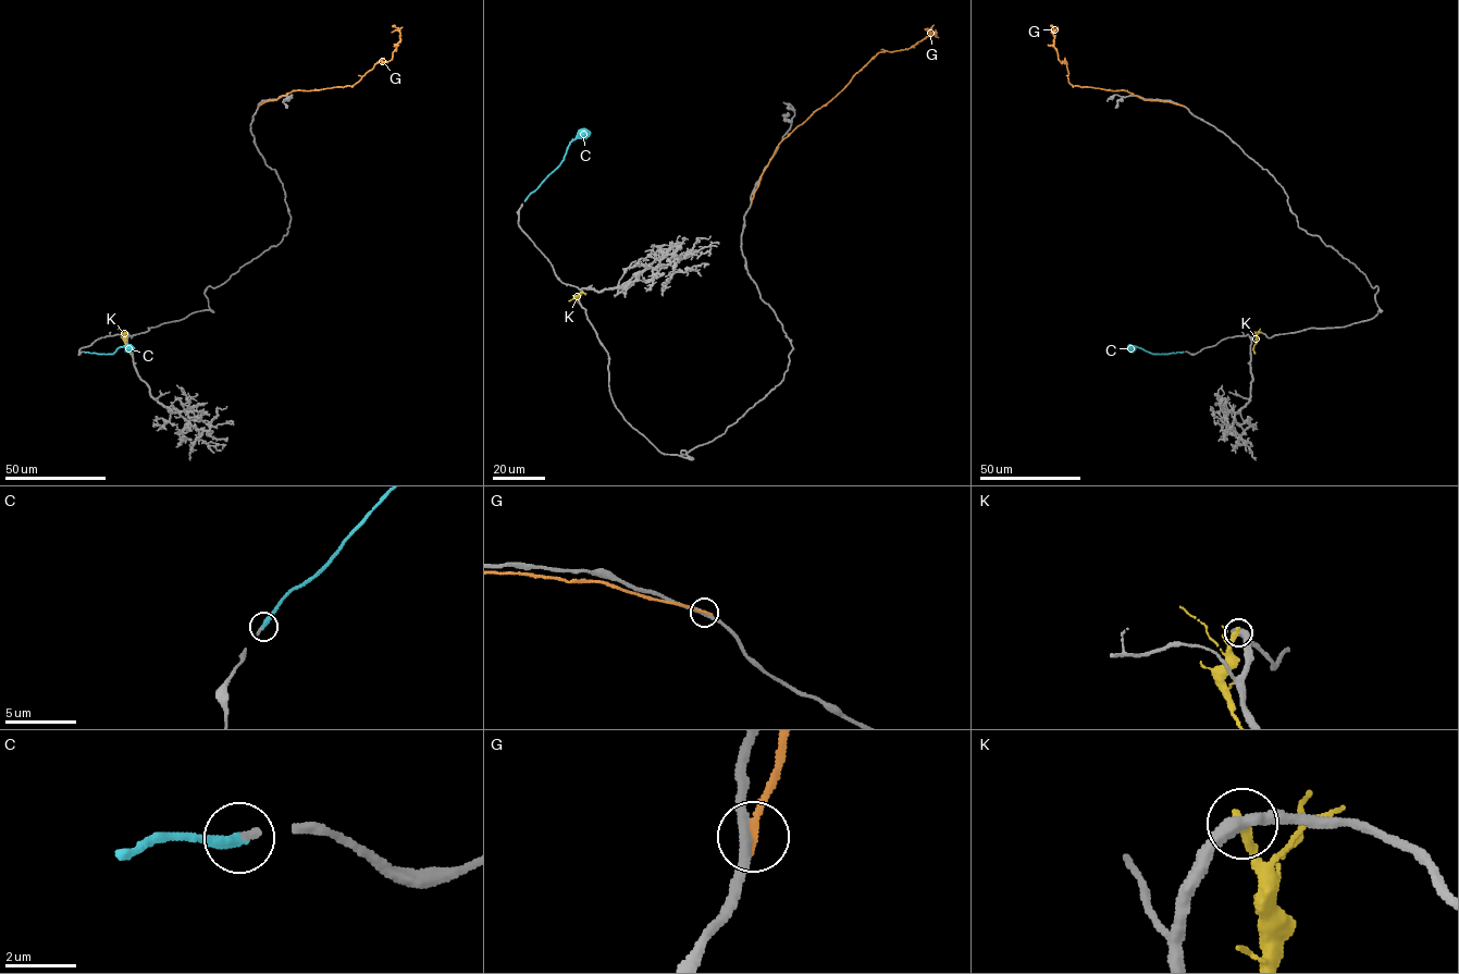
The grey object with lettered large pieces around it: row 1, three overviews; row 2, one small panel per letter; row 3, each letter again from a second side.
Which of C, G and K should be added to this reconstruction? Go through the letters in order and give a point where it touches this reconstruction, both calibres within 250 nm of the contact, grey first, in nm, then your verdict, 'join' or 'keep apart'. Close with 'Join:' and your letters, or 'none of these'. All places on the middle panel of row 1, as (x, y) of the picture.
C: meets grey at (526, 199); 200 nm thick on the grey side, 320 nm on the other; join
G: meets grey at (751, 201); 280 nm thick on the grey side, 200 nm on the other; keep apart
K: meets grey at (579, 294); 400 nm thick on the grey side, 340 nm on the other; keep apart
Join: C

